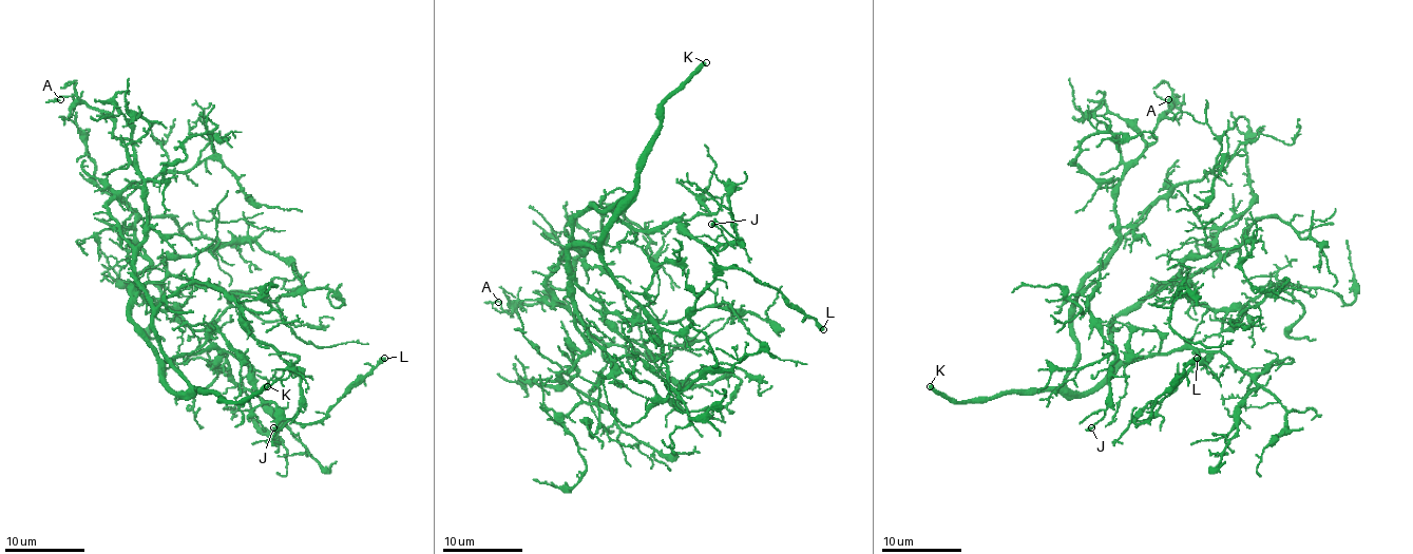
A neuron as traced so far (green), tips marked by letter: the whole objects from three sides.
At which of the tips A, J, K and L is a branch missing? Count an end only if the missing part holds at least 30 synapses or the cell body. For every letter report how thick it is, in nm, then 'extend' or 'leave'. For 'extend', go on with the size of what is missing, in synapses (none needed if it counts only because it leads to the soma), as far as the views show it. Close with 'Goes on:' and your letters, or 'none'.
A: 100 nm thick; leave
J: 200 nm thick; leave
K: 360 nm thick; extend; about 190 synapses
L: 440 nm thick; leave
Goes on: K

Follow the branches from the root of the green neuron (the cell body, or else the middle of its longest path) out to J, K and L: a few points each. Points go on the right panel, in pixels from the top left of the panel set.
J: (1073, 392), (1065, 386), (1076, 358), (1071, 304), (1096, 283), (1091, 322), (1116, 360), (1109, 406), (1091, 427)
K: (1073, 392), (1009, 390), (991, 398), (951, 402), (930, 386)
L: (1073, 392), (1089, 392), (1123, 364), (1192, 348), (1198, 360), (1134, 420), (1144, 424), (1154, 402), (1197, 358)

